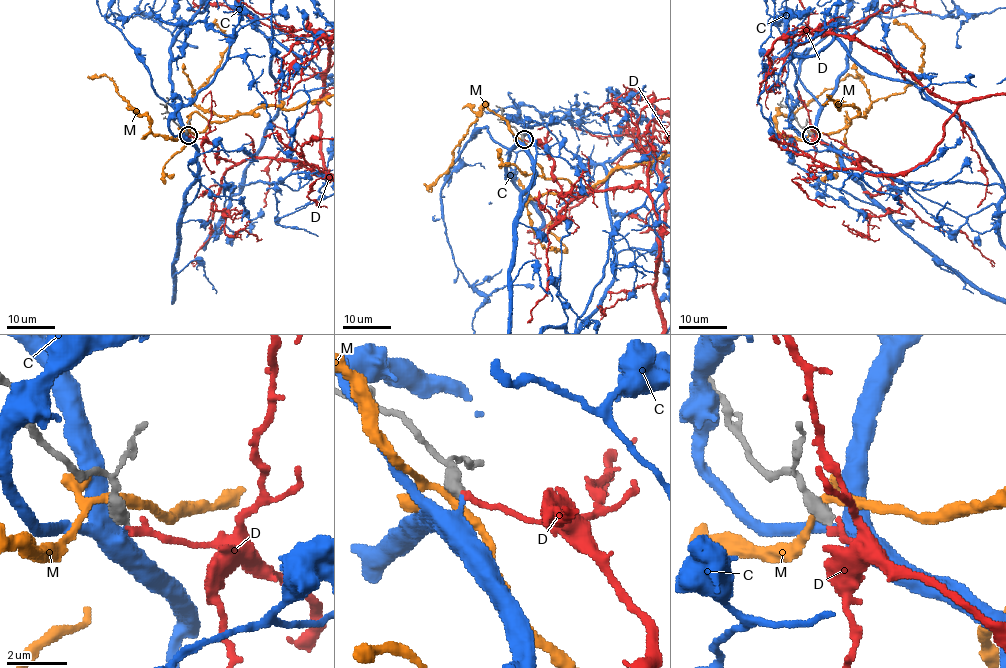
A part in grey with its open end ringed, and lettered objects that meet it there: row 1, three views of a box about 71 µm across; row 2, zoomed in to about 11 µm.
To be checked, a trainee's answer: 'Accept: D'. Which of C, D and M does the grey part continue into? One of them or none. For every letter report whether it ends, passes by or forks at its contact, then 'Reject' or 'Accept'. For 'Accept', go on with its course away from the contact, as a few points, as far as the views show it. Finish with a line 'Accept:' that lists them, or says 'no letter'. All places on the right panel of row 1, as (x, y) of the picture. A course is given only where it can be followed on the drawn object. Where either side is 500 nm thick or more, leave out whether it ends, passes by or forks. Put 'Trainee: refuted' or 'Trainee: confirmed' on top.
Trainee: confirmed
C: It ends there. Reject
D: It ends there. Accept
M: Reject
Accept: D

